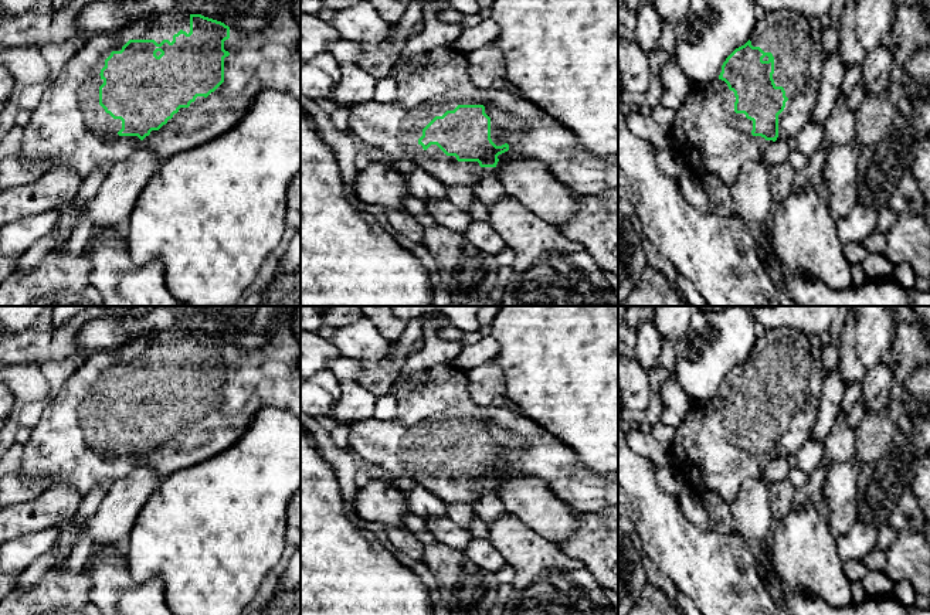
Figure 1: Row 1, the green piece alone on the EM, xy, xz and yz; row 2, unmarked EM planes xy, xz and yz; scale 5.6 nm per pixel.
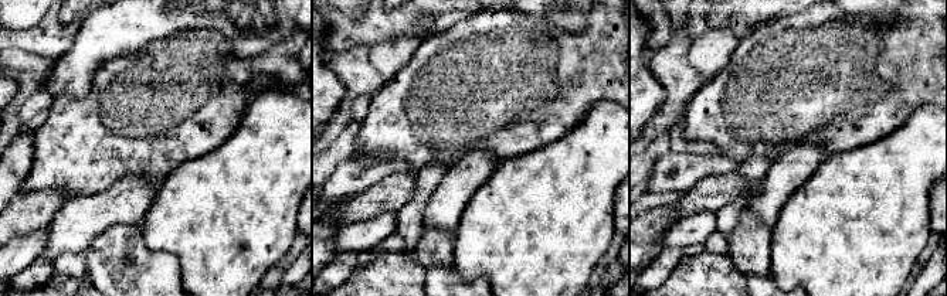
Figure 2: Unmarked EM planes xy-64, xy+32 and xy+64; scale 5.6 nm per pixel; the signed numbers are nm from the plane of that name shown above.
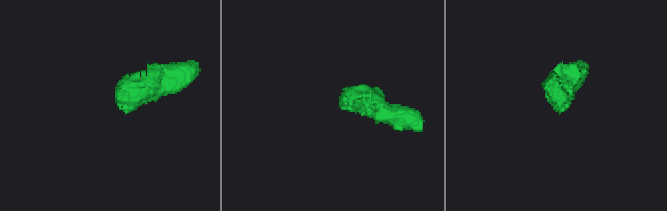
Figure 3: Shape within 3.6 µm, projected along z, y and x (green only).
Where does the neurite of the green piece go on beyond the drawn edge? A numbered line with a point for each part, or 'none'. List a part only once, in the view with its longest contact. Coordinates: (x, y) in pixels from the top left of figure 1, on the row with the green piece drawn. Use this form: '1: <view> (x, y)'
1: xy (70, 128)

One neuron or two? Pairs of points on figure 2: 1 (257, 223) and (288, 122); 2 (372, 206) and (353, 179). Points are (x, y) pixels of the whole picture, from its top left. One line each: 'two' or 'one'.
1: one
2: two

